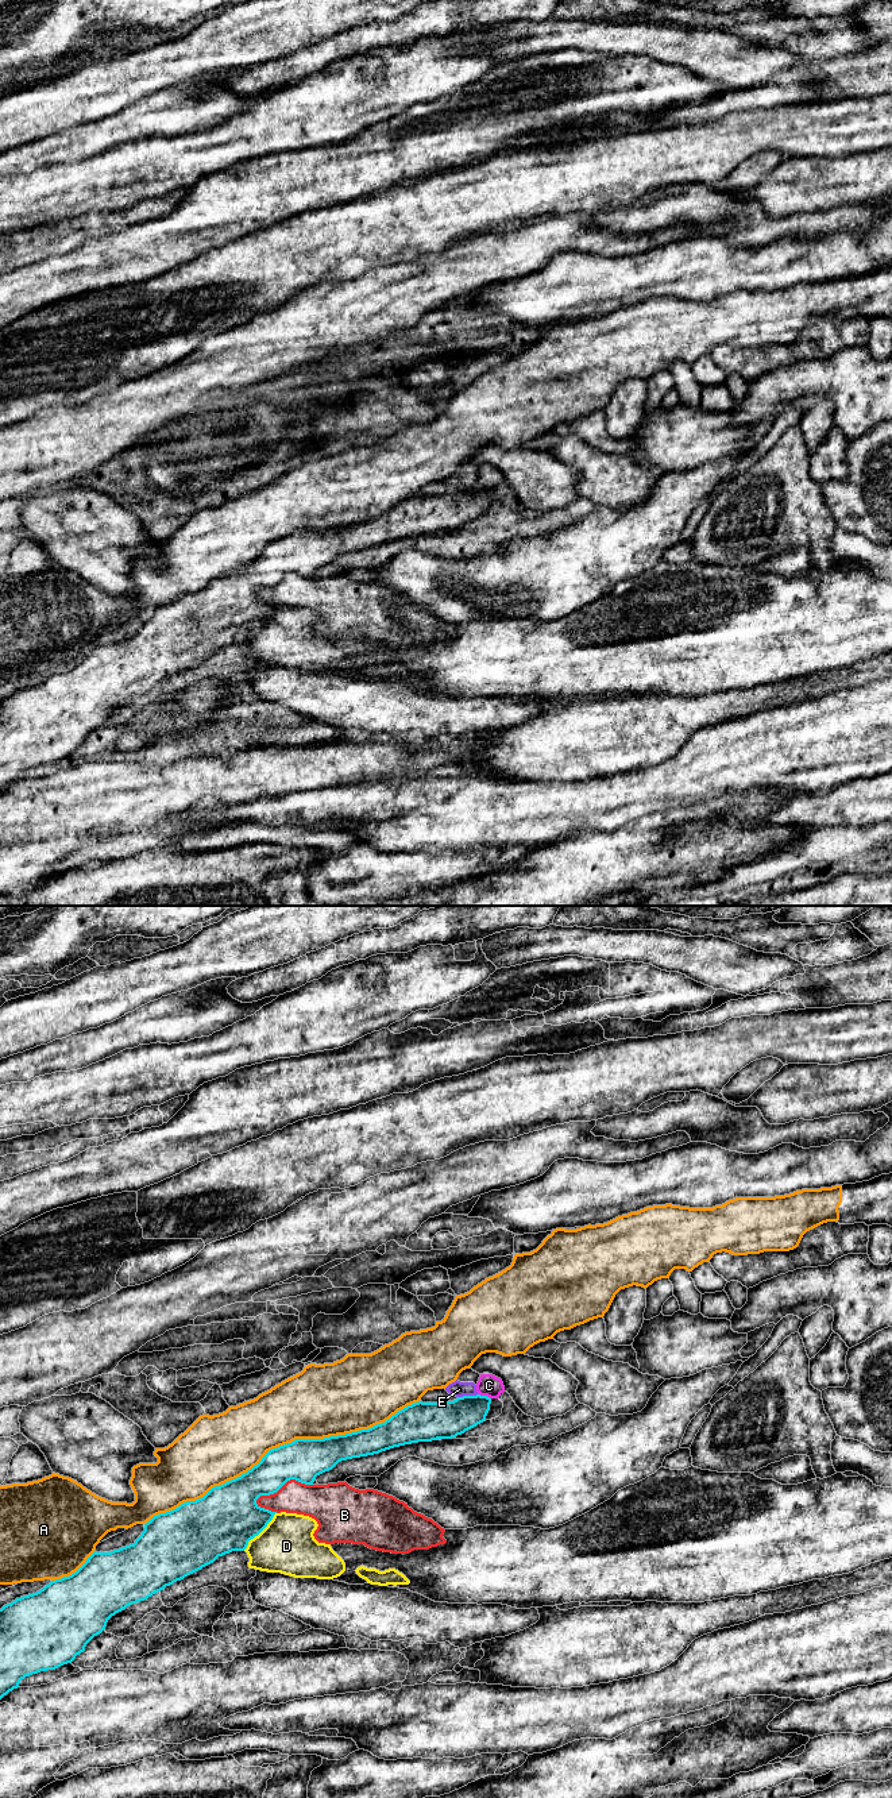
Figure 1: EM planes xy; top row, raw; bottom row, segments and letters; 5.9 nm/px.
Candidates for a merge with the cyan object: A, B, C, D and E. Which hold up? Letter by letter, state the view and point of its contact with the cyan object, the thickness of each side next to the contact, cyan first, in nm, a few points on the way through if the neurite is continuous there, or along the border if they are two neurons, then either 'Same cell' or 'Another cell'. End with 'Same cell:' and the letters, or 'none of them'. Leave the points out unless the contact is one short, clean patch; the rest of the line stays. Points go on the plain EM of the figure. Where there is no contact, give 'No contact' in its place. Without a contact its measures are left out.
A: Touches cyan at xy (281, 539). Thickness 260 nm (cyan) against 360 nm. Another cell
B: Touches cyan at xy (282, 578). Thickness 260 nm (cyan) against 200 nm. Another cell
C: Touches cyan at xy (485, 489). Thickness 220 nm (cyan) against 130 nm. Boundary: xy (478, 486), (486, 487), (490, 492). Another cell
D: Touches cyan at xy (259, 625). Thickness 380 nm (cyan) against 320 nm. Another cell
E: Touches cyan at xy (467, 489). Thickness 220 nm (cyan) against 90 nm. Boundary: xy (477, 486), (458, 490). Another cell
Same cell: none of them

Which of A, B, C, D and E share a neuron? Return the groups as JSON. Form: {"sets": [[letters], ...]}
{"sets": [["A"], ["B"], ["C"], ["D"], ["E"]]}

